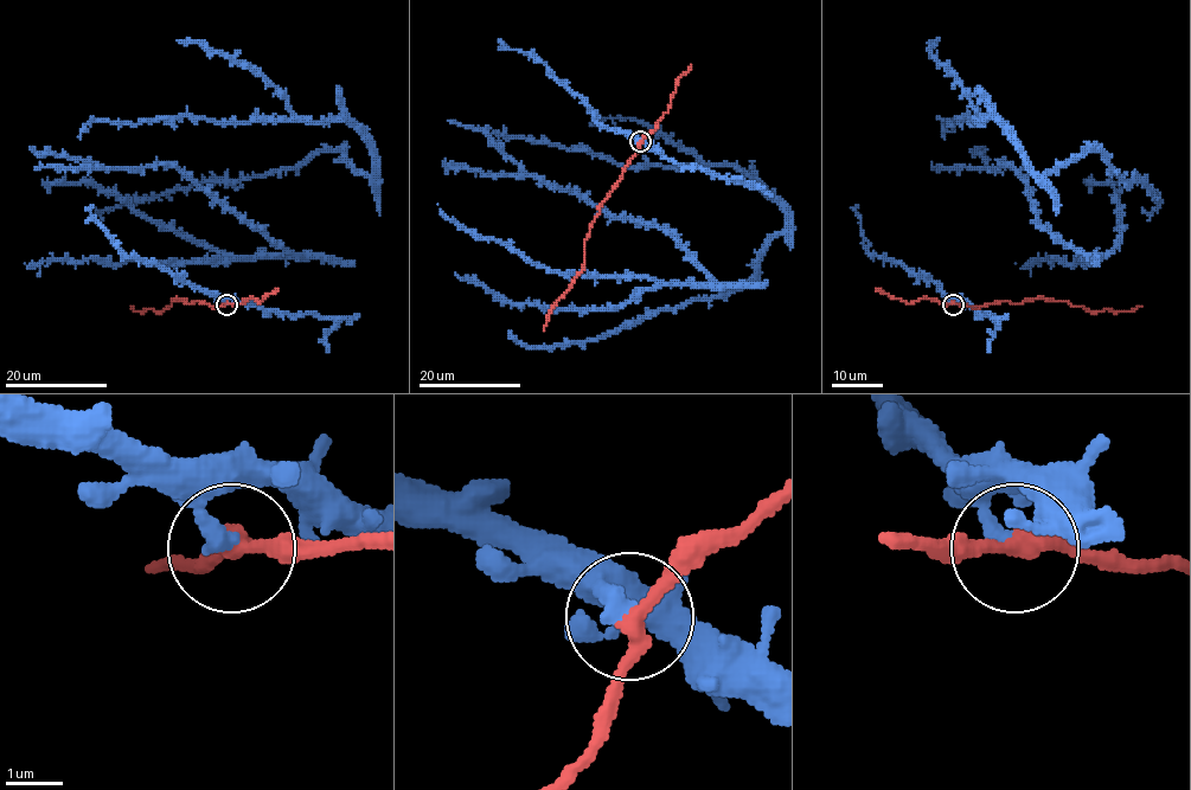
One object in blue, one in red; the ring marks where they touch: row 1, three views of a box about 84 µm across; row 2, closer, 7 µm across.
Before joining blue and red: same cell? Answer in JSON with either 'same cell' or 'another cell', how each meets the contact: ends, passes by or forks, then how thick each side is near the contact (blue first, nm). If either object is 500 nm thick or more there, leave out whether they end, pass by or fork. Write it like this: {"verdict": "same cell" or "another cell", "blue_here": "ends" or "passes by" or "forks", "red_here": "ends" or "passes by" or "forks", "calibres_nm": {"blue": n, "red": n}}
{"verdict": "another cell", "blue_here": "ends", "red_here": "passes by", "calibres_nm": {"blue": 340, "red": 260}}

